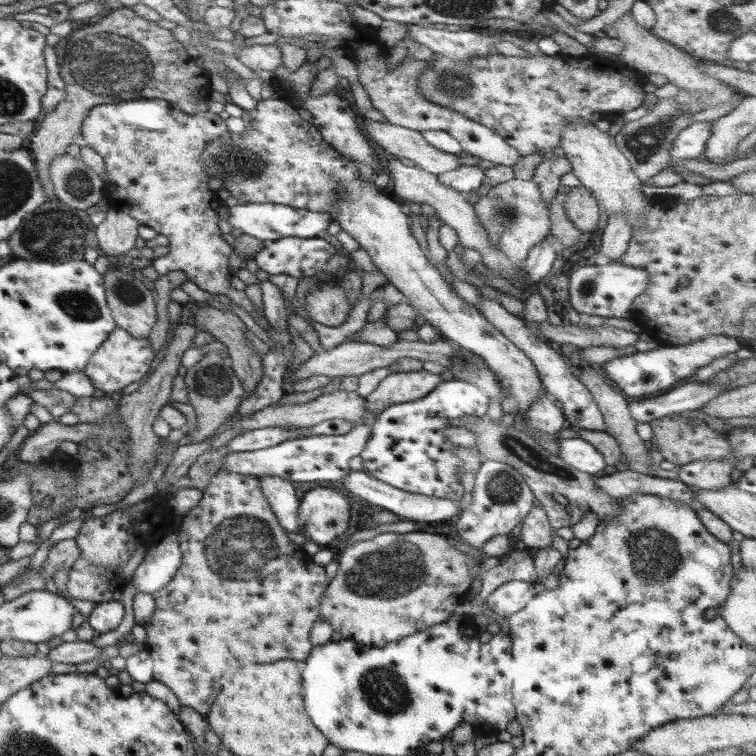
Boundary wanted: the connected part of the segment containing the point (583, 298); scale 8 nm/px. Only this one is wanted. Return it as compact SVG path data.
M607 263L605 265L585 265L569 274L569 303L577 314L593 315L605 318L630 318L630 305L637 294L647 286L647 271L623 265Z

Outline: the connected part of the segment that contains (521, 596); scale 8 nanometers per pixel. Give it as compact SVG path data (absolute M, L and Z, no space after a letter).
M508 580L485 598L484 607L491 609L497 616L508 617L521 610L535 594L533 583Z

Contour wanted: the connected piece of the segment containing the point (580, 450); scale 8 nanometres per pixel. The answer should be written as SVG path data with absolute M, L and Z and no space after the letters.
M581 436L565 440L559 437L557 456L570 467L592 475L603 470L606 465L603 456L588 442L582 440Z

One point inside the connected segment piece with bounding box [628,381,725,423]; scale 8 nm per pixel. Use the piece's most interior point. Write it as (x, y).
(691, 396)

